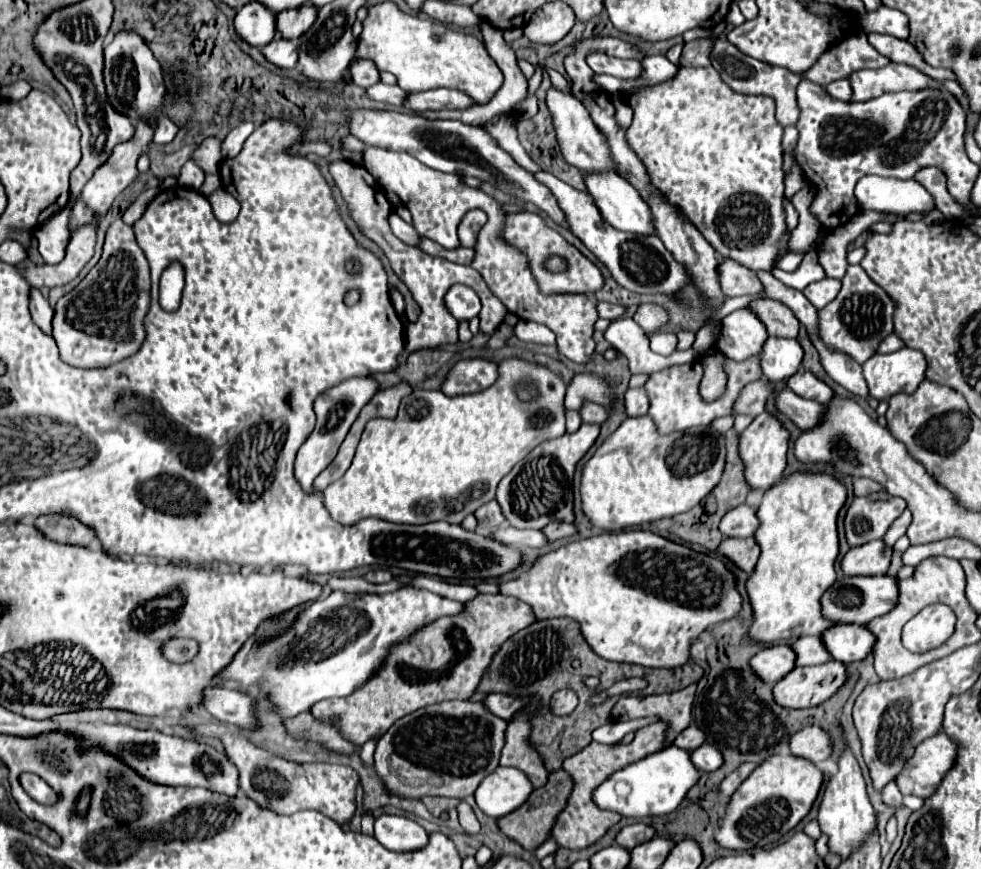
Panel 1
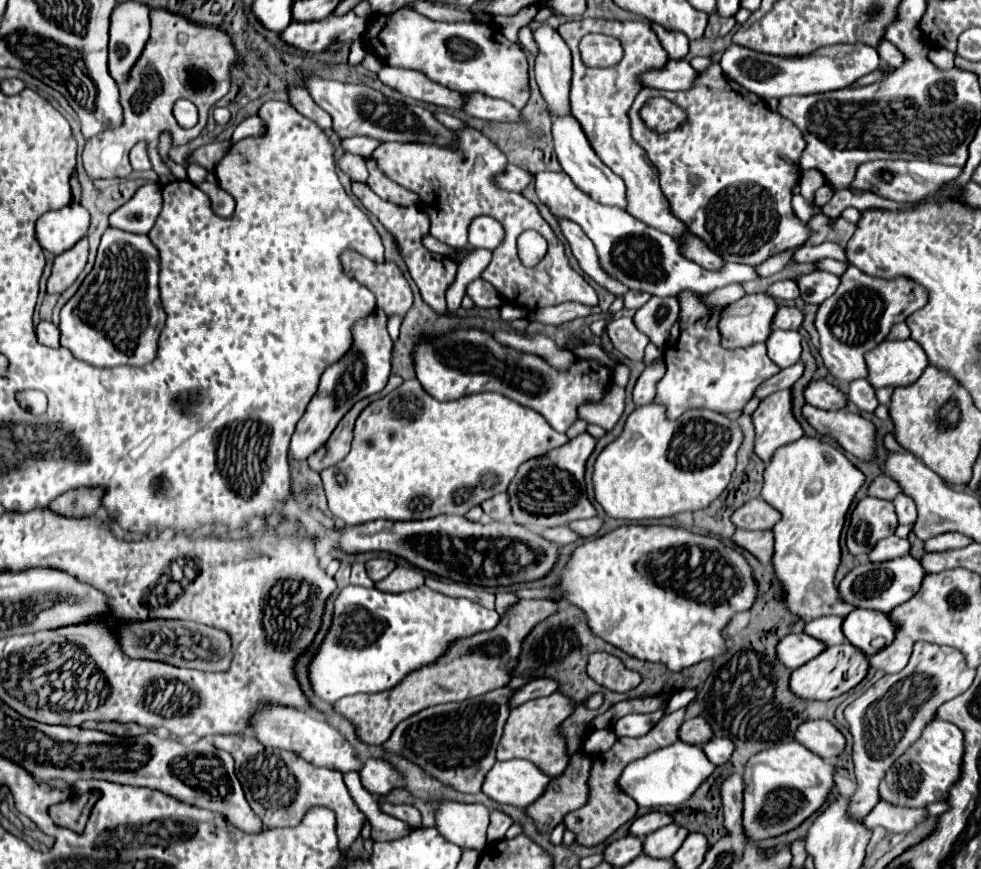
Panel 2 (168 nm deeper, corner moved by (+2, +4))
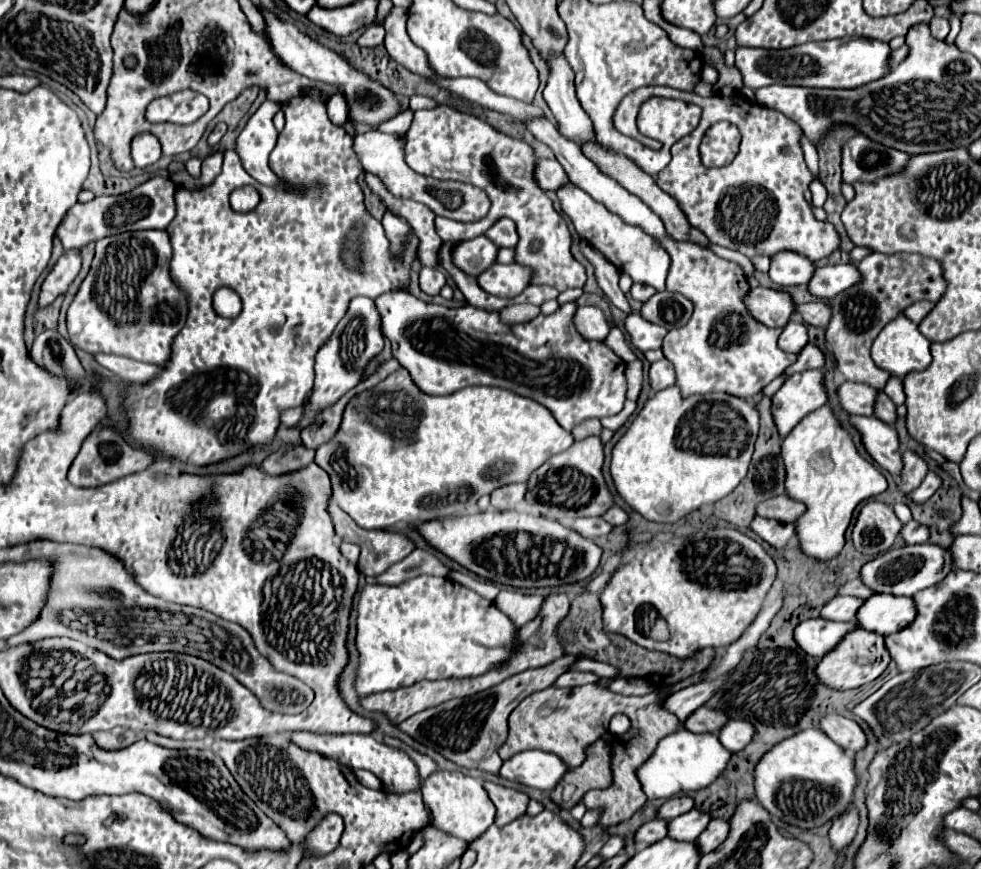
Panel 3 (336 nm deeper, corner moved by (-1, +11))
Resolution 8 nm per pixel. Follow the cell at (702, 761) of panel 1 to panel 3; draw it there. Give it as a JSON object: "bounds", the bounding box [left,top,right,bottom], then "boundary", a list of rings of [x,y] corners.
{"bounds":[719,720,755,752],"boundary":[[[731,720],[721,728],[719,740],[729,752],[739,752],[751,742],[753,732],[755,732],[755,728],[753,728],[751,722],[747,722],[747,720]]]}

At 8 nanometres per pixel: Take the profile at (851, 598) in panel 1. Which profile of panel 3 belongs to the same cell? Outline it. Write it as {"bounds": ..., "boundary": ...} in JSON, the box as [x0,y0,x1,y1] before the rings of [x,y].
{"bounds":[861,544,951,596],"boundary":[[[915,544],[915,546],[893,546],[875,560],[869,560],[861,568],[861,582],[867,584],[873,592],[893,594],[893,596],[913,596],[923,588],[929,588],[943,580],[951,572],[951,554],[949,550],[935,544]]]}

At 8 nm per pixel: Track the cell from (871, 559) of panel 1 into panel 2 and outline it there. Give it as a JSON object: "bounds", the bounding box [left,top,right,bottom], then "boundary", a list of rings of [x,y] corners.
{"bounds":[868,535,910,561],"boundary":[[[896,535],[888,537],[888,539],[882,539],[868,555],[870,561],[890,561],[890,559],[896,559],[896,557],[902,557],[902,555],[908,555],[910,551],[910,541],[908,539],[900,539]]]}

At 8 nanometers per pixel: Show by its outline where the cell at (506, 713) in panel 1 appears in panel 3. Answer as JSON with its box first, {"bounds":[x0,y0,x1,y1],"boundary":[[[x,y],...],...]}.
{"bounds":[553,672,599,686],"boundary":[[[565,672],[561,674],[553,686],[581,686],[581,684],[593,684],[599,676],[593,672]]]}

